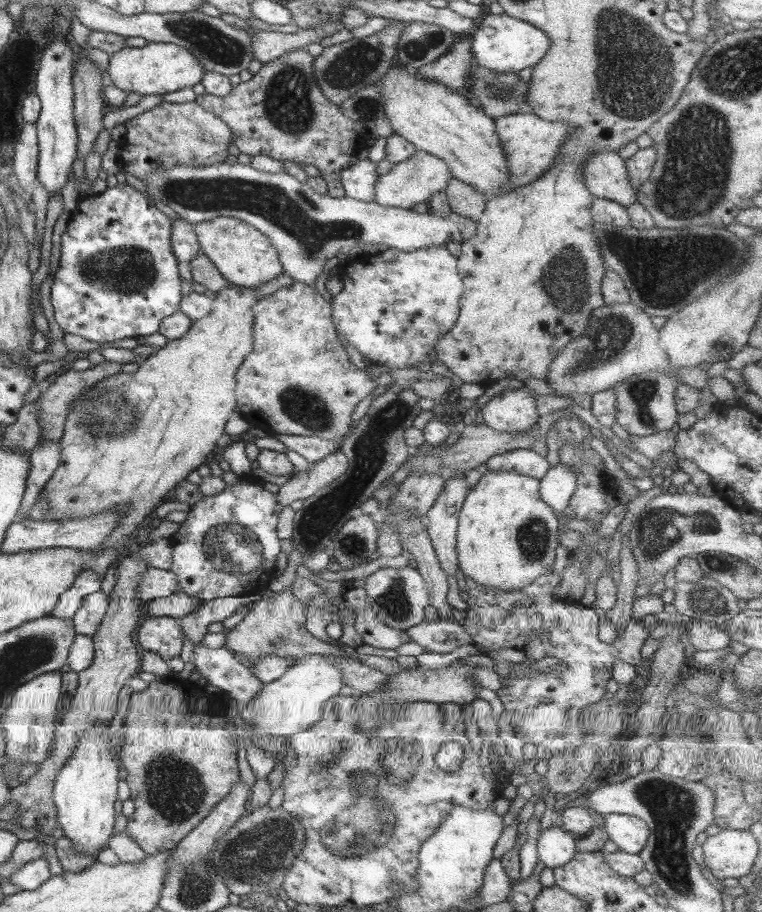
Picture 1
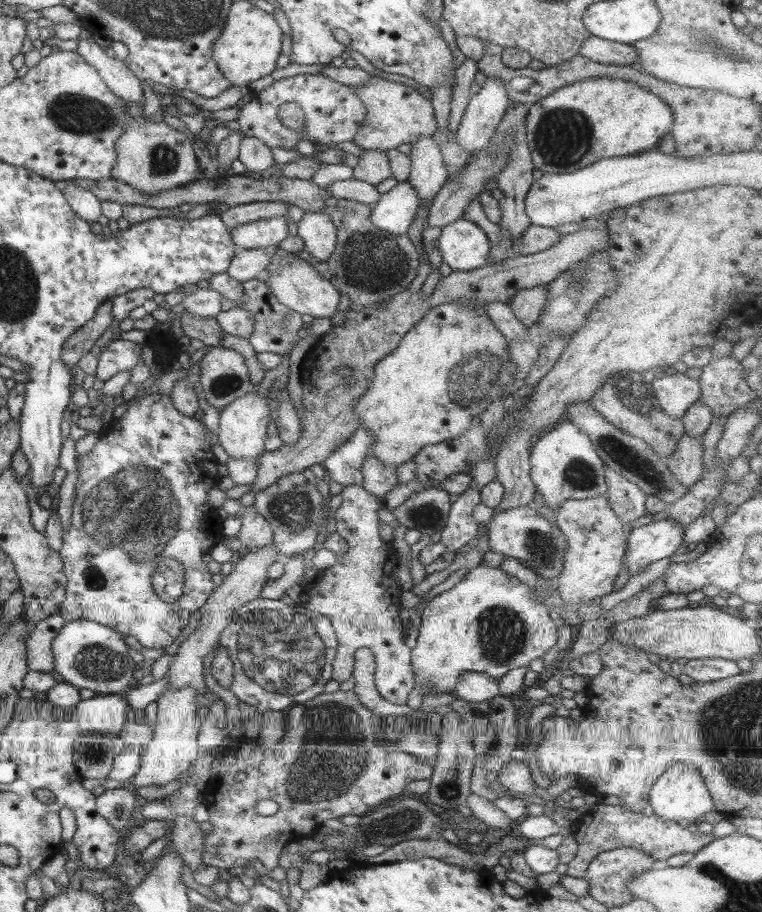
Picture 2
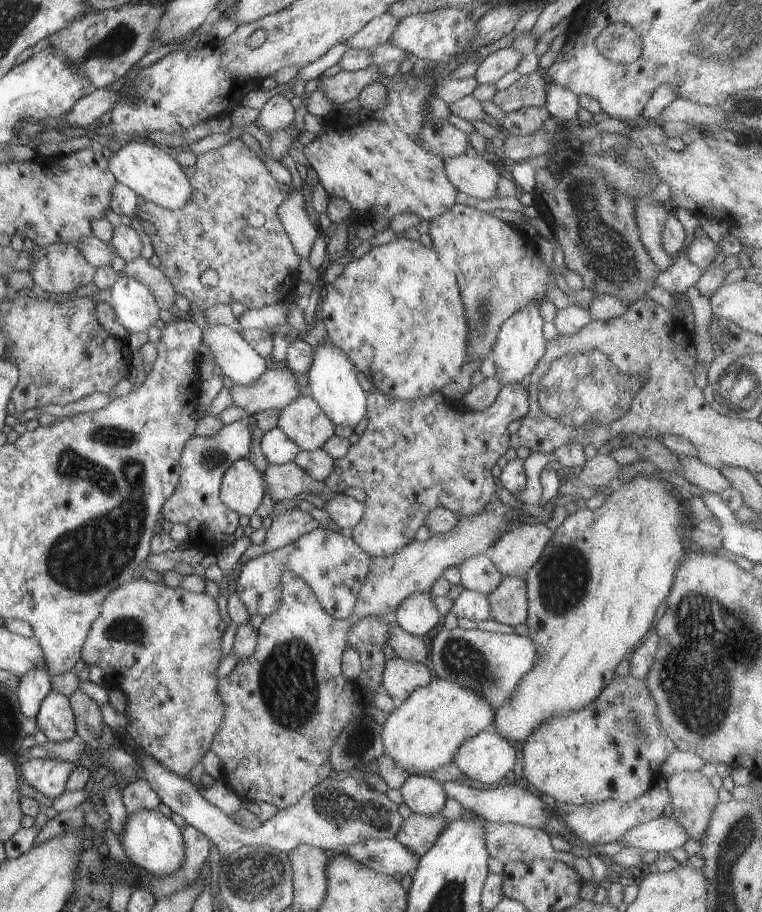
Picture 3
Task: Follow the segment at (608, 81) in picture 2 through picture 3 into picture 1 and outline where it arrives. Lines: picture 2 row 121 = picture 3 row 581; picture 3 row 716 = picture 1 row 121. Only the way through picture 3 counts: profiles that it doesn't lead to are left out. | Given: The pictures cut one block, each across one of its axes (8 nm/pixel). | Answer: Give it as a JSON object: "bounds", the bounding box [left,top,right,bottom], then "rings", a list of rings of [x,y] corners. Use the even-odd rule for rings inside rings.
{"bounds":[494,110,572,190],"rings":[[[523,110],[497,117],[494,120],[494,131],[507,163],[507,171],[509,171],[507,187],[513,190],[533,183],[533,180],[537,180],[543,172],[551,168],[561,144],[565,144],[565,140],[569,138],[572,126],[559,120],[555,122],[541,120],[538,116]]]}

